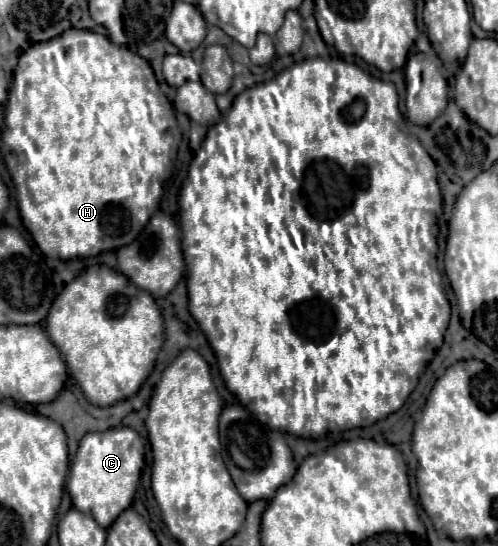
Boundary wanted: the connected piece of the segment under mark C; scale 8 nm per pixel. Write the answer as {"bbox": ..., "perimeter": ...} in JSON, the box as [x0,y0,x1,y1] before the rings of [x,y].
{"bbox":[68,428,145,528],"perimeter":[[[110,428],[106,432],[90,432],[80,440],[76,458],[70,466],[68,492],[76,510],[90,514],[102,528],[108,528],[122,510],[132,504],[136,484],[145,466],[144,444],[132,428]]]}

